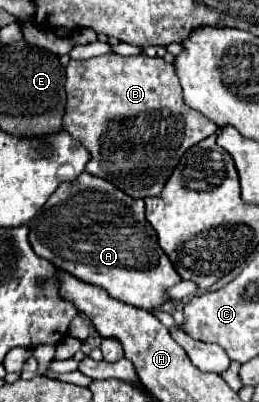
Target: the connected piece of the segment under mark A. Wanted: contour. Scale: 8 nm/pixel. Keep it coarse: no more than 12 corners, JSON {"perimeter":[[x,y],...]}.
{"perimeter":[[79,174],[29,222],[37,256],[157,310],[181,282],[145,202]]}

